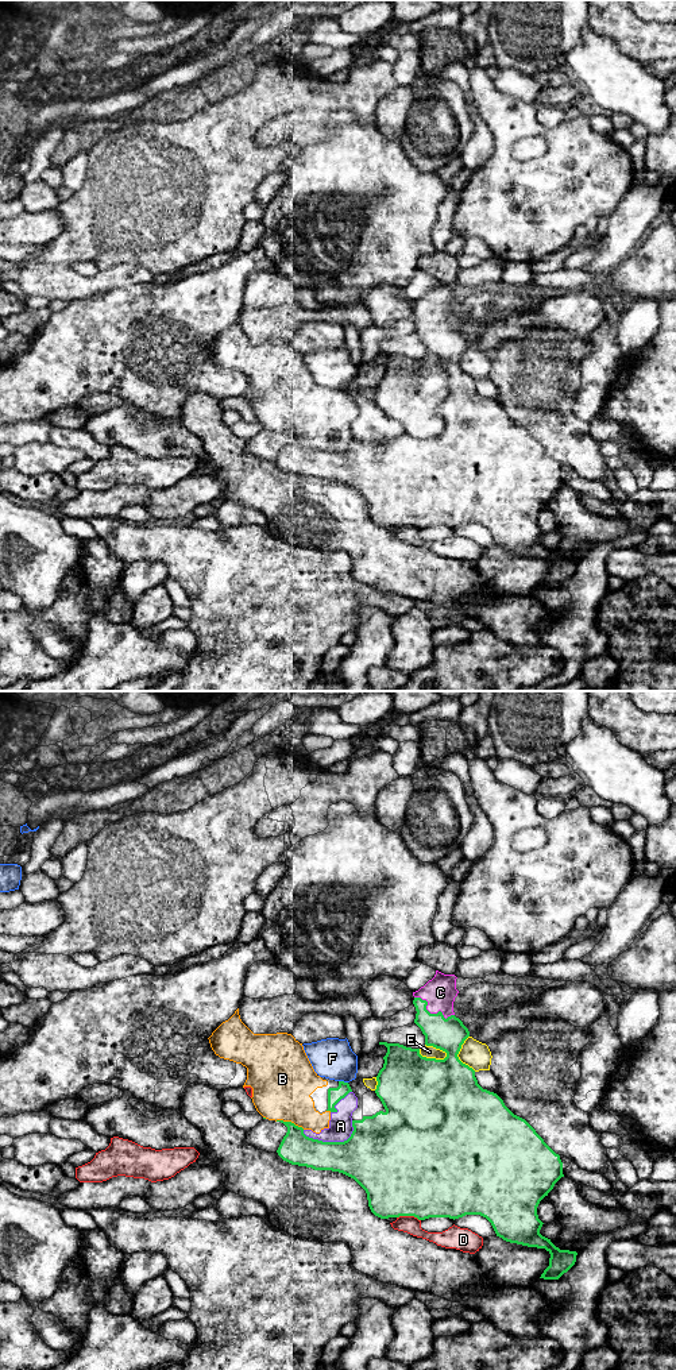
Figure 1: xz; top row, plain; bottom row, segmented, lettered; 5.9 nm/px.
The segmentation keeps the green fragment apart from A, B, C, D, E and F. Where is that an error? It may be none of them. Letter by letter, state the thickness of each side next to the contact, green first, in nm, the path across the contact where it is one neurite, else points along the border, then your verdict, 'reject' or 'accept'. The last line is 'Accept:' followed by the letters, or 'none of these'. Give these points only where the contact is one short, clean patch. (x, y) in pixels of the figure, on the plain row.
A: 320/140 nm | reject
B: 190/380 nm | reject
C: 190/190 nm | across xz (448, 343), (432, 323), (440, 301) | accept
D: 500/110 nm | reject
E: 500/80 nm | reject
F: 90/240 nm | reject
Accept: C

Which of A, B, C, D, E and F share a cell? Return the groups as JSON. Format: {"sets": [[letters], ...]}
{"sets": [["A", "B", "D"], ["C"], ["E"], ["F"]]}

